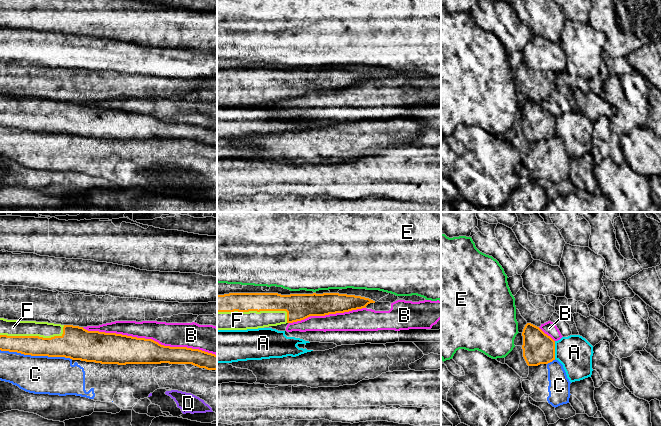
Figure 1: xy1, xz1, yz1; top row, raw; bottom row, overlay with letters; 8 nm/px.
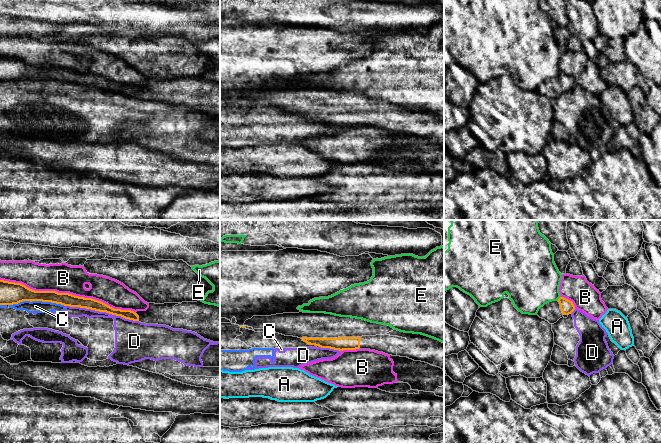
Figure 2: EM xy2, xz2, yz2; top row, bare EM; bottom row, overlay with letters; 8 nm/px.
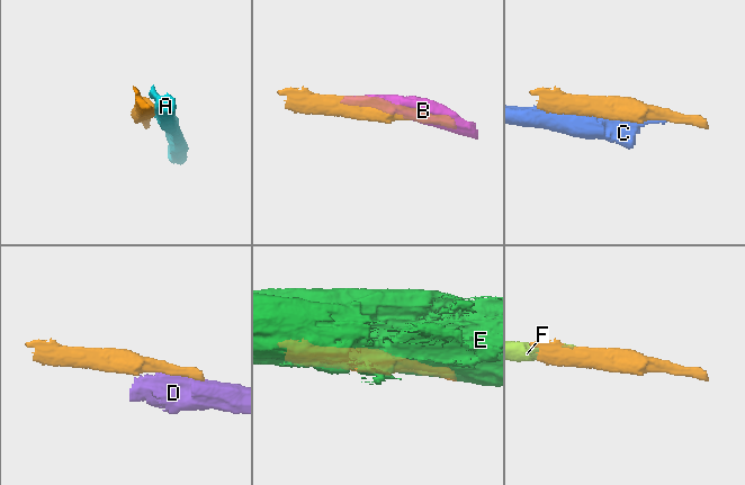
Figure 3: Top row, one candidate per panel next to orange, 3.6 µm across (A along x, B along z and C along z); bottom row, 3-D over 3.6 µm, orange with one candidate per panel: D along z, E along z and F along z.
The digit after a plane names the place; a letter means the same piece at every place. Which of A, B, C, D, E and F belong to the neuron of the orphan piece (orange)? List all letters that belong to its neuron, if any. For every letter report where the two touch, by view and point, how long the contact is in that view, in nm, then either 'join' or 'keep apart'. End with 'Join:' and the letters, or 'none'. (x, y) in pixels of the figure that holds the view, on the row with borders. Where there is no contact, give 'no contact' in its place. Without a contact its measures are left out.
A: yz1 (554, 350) | 140 nm | keep apart
B: xy2 (67, 293) | 1100 nm | keep apart
C: xy1 (36, 355) | 600 nm | keep apart
D: xy2 (102, 311) | 600 nm | keep apart
E: yz2 (559, 298) | 50 nm | keep apart
F: xz1 (257, 311) | 550 nm | join
Join: F

